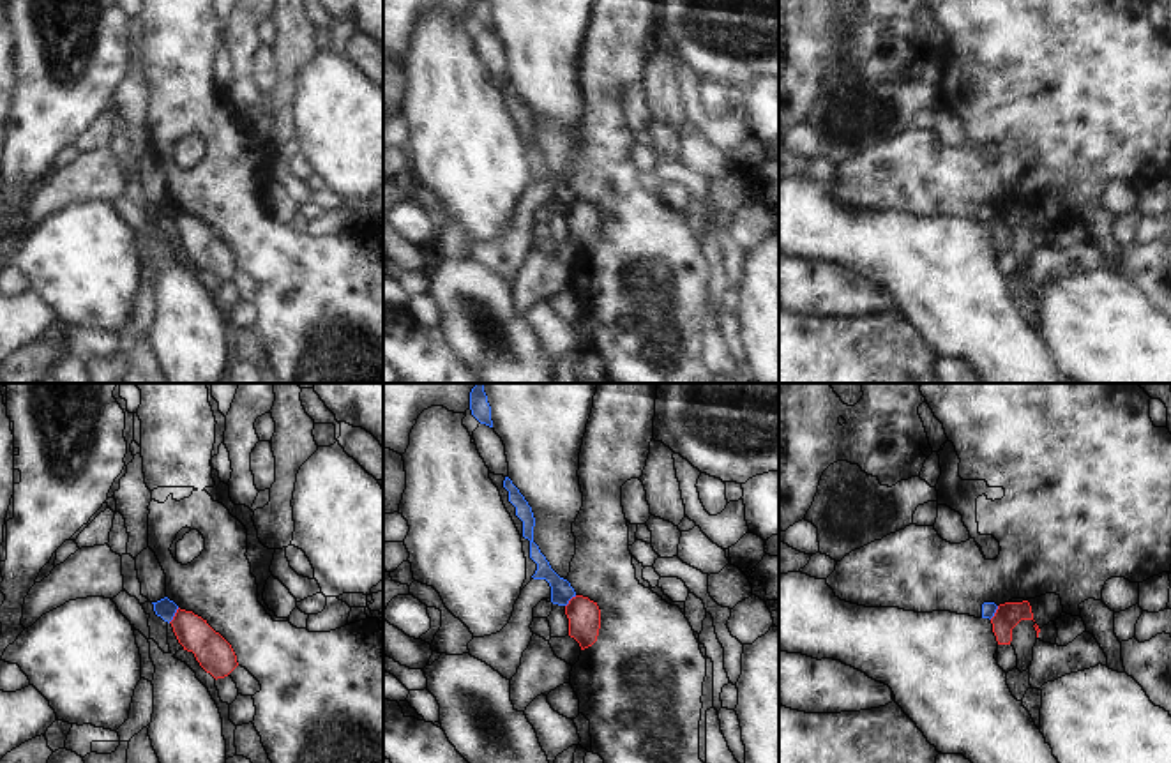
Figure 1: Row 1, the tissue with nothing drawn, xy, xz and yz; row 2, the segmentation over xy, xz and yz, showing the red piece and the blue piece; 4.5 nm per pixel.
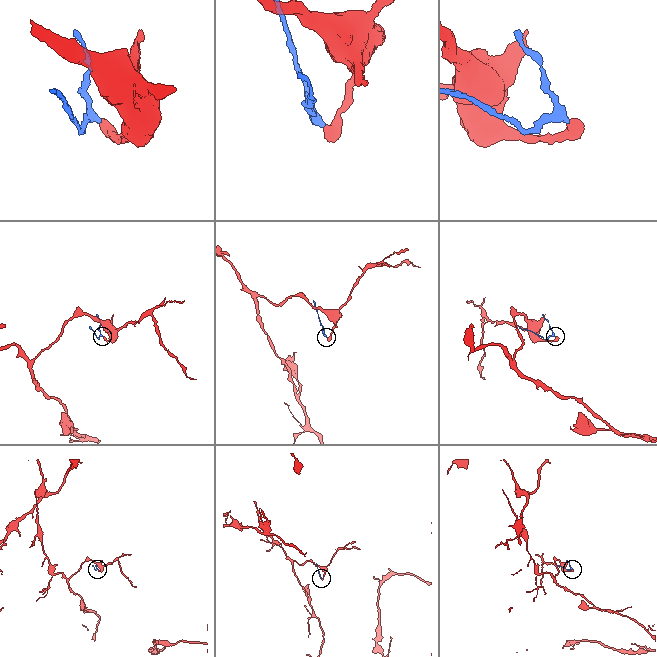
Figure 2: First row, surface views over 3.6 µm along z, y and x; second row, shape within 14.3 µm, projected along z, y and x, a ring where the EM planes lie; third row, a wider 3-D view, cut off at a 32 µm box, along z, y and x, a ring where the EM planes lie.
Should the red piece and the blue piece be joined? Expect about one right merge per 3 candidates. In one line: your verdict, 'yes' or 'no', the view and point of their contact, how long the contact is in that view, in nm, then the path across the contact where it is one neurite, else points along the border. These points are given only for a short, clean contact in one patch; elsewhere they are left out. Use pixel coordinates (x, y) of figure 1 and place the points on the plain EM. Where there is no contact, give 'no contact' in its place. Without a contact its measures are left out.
no; meets red in xy at (175, 219); contact 90 nm long; border along xy (179, 212), (168, 226)

